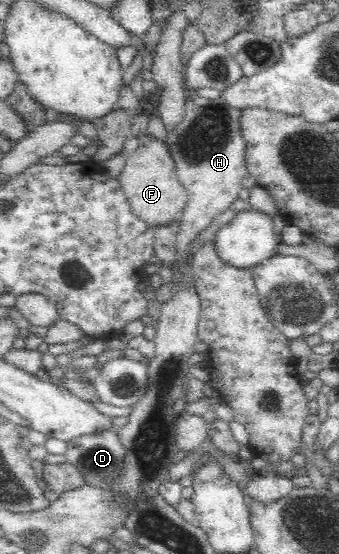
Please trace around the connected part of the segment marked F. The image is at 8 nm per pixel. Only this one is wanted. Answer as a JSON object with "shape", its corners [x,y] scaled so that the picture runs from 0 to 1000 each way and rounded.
{"shape":[[[428,242],[404,249],[407,265],[389,273],[366,294],[348,327],[363,350],[381,365],[386,384],[457,413],[463,408],[496,408],[525,397],[552,366],[552,348],[531,334],[519,316],[519,300],[484,255]]]}

